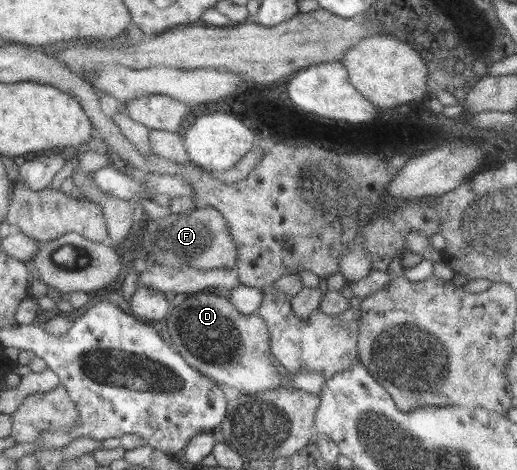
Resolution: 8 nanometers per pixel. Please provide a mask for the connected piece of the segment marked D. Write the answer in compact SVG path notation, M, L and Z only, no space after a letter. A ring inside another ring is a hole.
M195 293L186 296L176 308L170 310L165 329L172 341L170 345L182 356L188 366L220 386L235 388L240 393L252 394L269 391L280 386L281 375L270 359L269 336L264 320L256 314L241 314L234 309L228 298L214 294Z

